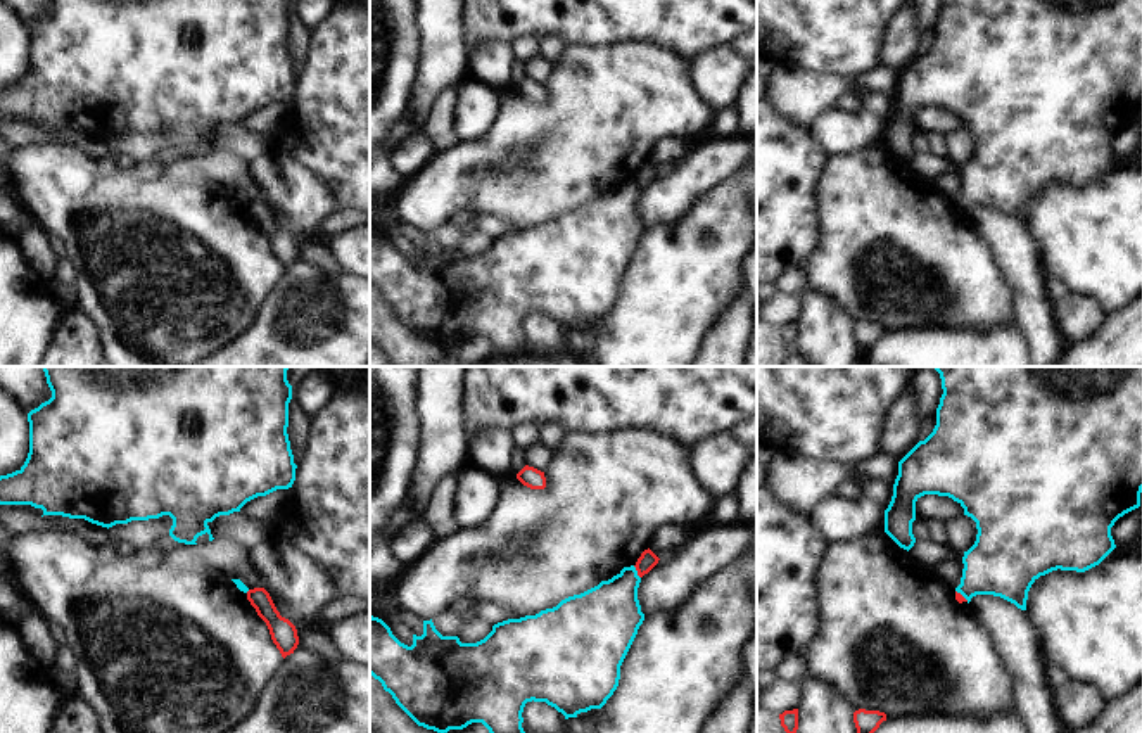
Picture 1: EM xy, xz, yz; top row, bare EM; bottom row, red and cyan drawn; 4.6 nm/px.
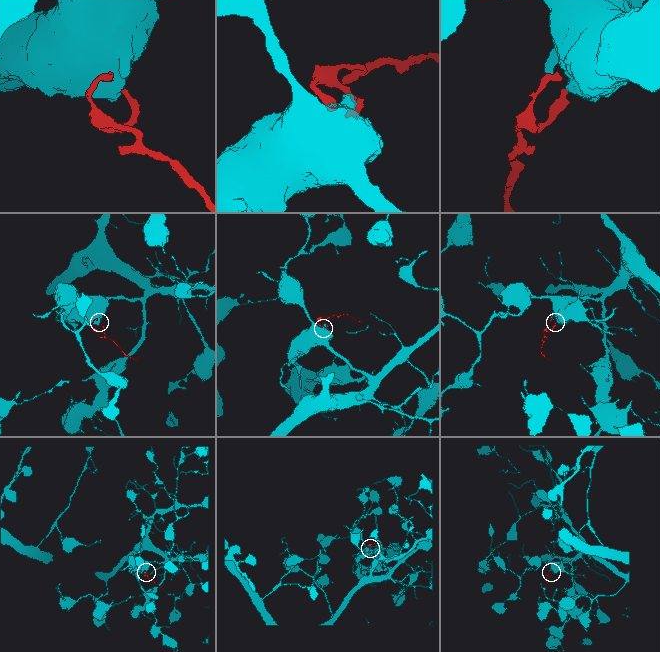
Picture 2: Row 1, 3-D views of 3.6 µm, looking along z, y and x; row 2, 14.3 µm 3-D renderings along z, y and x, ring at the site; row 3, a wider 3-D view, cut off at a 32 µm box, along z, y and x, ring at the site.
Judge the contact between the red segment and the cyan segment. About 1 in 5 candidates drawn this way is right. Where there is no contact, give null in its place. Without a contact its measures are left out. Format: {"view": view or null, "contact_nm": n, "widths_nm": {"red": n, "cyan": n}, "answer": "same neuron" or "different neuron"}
{"view": "xz", "contact_nm": 70, "widths_nm": {"red": 80, "cyan": 300}, "answer": "different neuron"}

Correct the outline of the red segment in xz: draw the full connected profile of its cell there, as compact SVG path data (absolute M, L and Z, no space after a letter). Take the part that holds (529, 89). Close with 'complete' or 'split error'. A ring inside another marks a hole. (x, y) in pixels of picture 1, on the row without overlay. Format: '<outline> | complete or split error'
M525 78L518 86L517 86L517 92L530 100L530 102L544 102L546 100L546 90L544 90L544 85L534 81L534 80L529 80Z | complete

